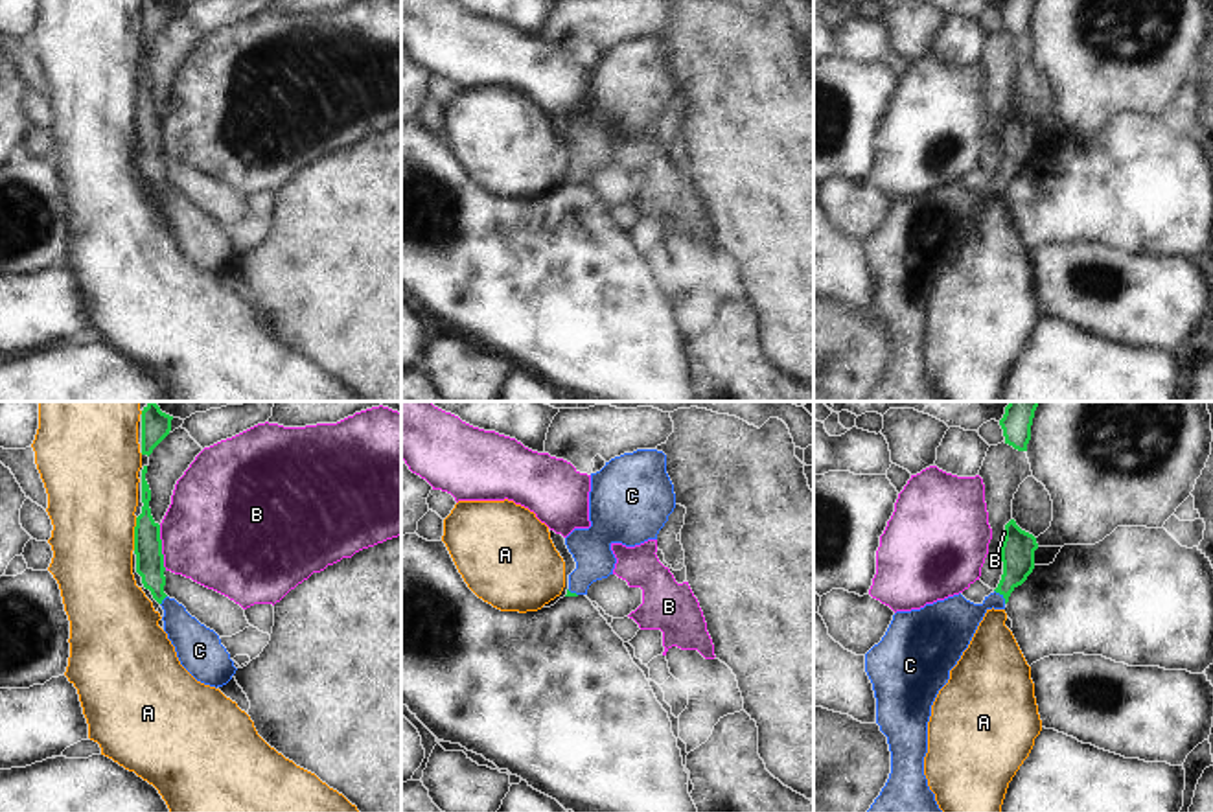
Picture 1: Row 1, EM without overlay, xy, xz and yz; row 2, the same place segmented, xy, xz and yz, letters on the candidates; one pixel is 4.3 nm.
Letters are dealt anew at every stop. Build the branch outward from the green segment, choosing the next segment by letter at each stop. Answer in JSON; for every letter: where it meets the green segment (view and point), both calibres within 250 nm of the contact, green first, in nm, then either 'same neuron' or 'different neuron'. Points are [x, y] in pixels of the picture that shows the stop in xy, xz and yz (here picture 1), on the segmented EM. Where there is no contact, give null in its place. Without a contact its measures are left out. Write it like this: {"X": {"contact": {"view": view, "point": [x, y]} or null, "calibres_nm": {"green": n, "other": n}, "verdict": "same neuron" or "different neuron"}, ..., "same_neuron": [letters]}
{"A": {"contact": {"view": "xy", "point": [135, 534]}, "calibres_nm": {"green": 130, "other": 400}, "verdict": "different neuron"}, "B": {"contact": {"view": "xy", "point": [161, 547]}, "calibres_nm": {"green": 130, "other": 460}, "verdict": "different neuron"}, "C": {"contact": {"view": "yz", "point": [1004, 597]}, "calibres_nm": {"green": 150, "other": 200}, "verdict": "same neuron"}, "same_neuron": ["C"]}

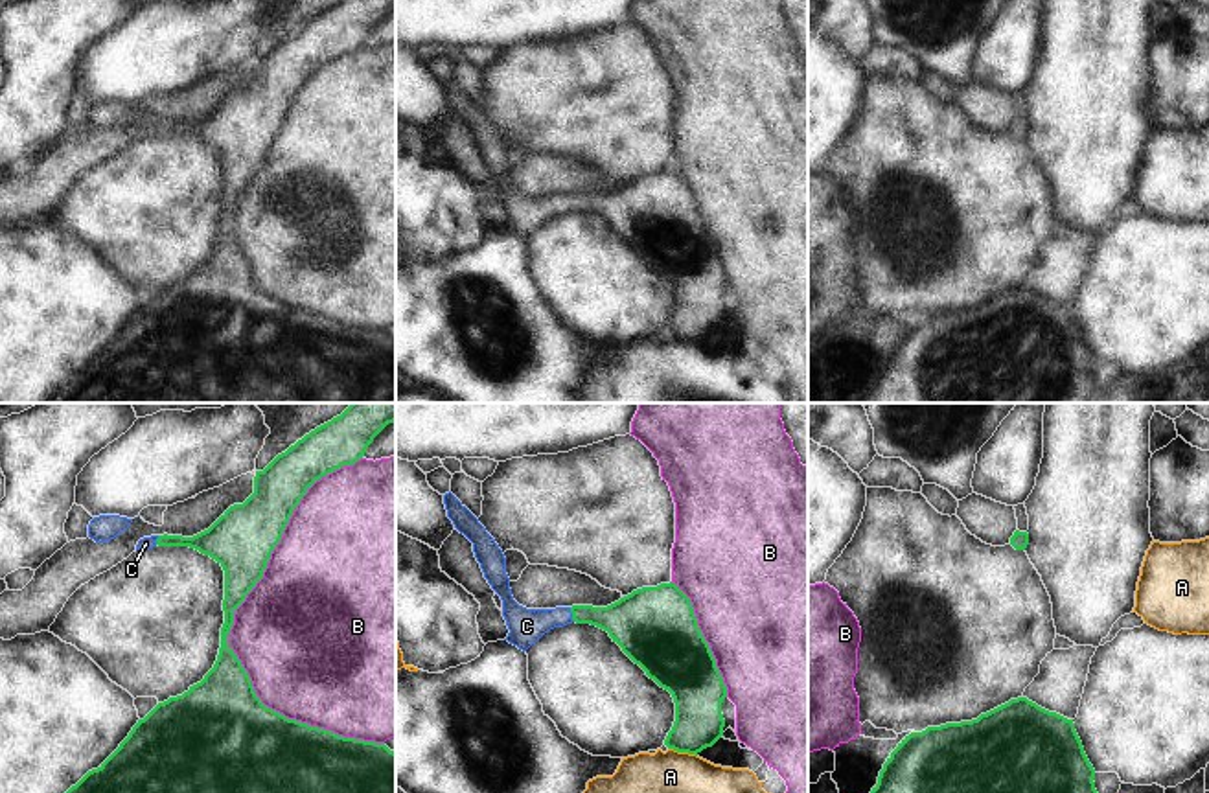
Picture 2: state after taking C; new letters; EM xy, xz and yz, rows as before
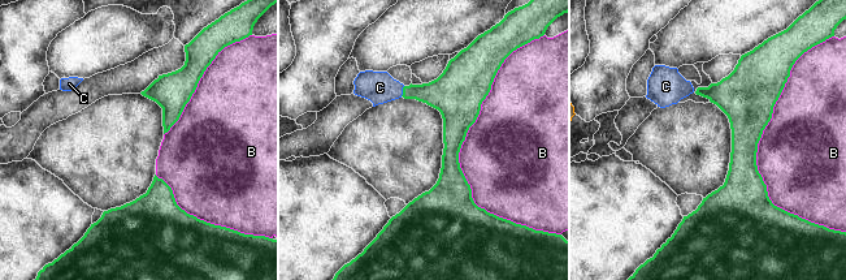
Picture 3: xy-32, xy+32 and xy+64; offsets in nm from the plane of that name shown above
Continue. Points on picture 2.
{"A": {"contact": {"view": "xz", "point": [683, 751]}, "calibres_nm": {"green": 220, "other": 180}, "verdict": "different neuron"}, "B": {"contact": {"view": "xy", "point": [230, 628]}, "calibres_nm": {"green": 200, "other": 480}, "verdict": "different neuron"}, "C": {"contact": {"view": "xz", "point": [573, 615]}, "calibres_nm": {"green": 200, "other": 160}, "verdict": "same neuron"}, "same_neuron": ["C"]}

